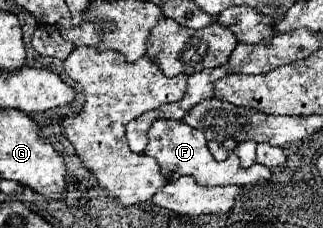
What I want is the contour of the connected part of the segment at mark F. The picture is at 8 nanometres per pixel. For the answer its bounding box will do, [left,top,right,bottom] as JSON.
[144,119,272,185]

